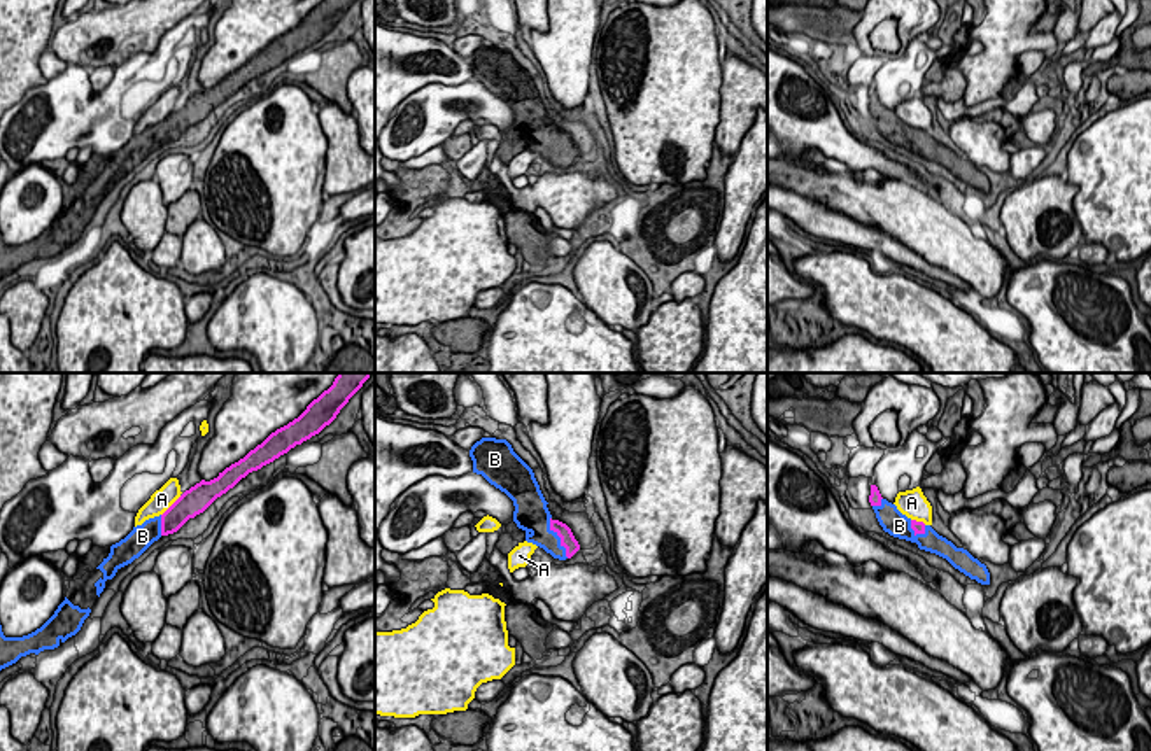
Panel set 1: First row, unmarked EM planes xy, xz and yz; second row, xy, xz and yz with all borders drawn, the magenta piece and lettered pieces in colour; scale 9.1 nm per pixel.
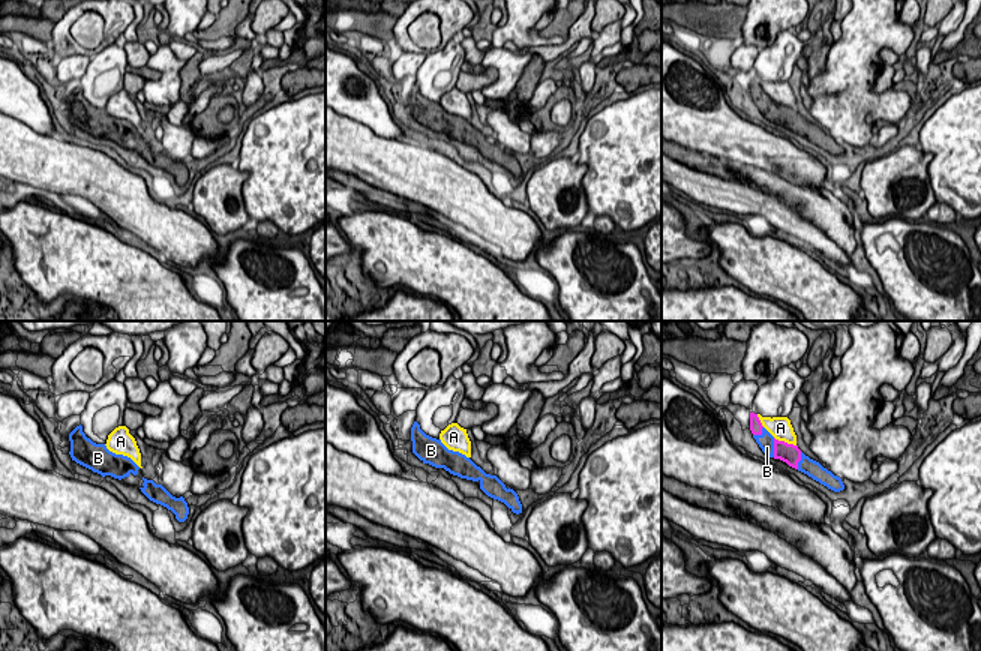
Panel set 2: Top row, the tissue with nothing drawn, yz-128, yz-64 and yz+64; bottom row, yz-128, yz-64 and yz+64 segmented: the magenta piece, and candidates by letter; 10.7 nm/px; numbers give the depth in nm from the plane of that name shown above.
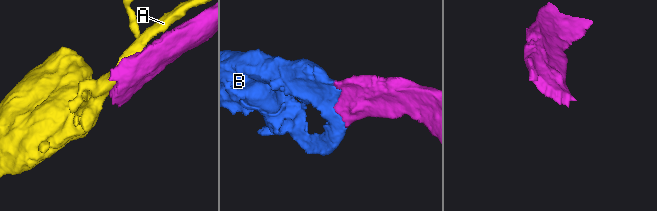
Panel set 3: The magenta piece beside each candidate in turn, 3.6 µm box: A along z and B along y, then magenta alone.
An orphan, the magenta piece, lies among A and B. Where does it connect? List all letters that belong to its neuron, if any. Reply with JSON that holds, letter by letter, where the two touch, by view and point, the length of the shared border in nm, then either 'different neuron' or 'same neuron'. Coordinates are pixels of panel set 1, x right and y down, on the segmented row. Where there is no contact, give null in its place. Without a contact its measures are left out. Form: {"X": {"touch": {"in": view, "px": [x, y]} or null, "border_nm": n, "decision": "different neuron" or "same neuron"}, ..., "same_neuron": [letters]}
{"A": {"touch": {"in": "xy", "px": [170, 506]}, "border_nm": 260, "decision": "different neuron"}, "B": {"touch": {"in": "xz", "px": [559, 536]}, "border_nm": 420, "decision": "same neuron"}, "same_neuron": ["B"]}

